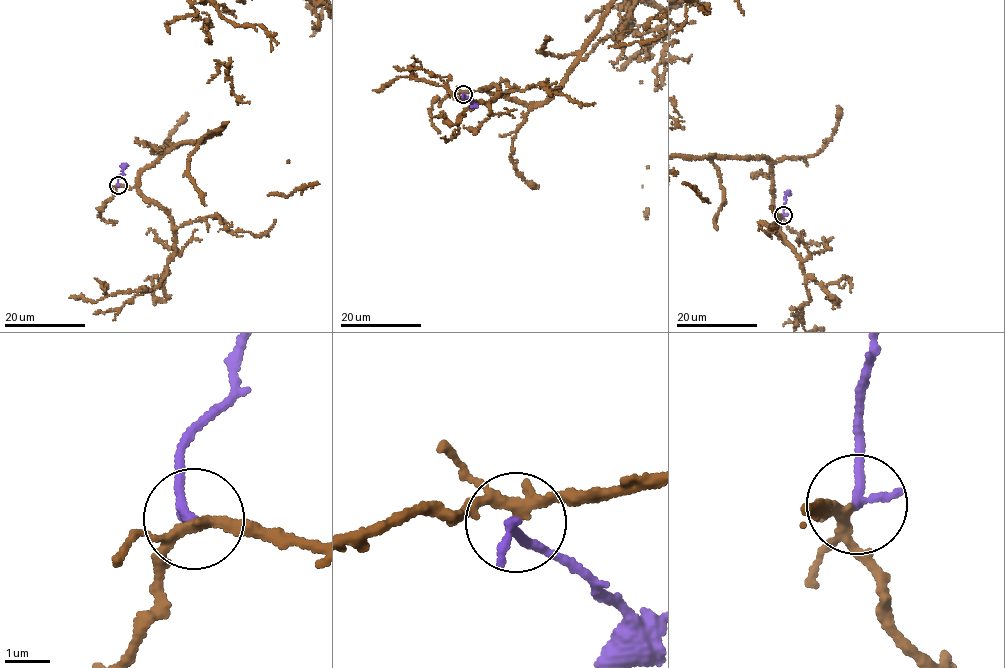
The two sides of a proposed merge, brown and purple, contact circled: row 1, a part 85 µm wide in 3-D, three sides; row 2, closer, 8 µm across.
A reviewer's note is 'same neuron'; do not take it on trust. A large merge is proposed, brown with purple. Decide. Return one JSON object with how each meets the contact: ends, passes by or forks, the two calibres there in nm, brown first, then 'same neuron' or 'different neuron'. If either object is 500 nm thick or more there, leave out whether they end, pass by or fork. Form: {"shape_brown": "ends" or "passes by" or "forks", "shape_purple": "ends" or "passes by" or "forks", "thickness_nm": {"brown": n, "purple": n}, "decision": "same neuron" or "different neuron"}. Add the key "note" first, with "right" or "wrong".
{"note": "right", "shape_brown": "forks", "shape_purple": "ends", "thickness_nm": {"brown": 200, "purple": 240}, "decision": "same neuron"}

